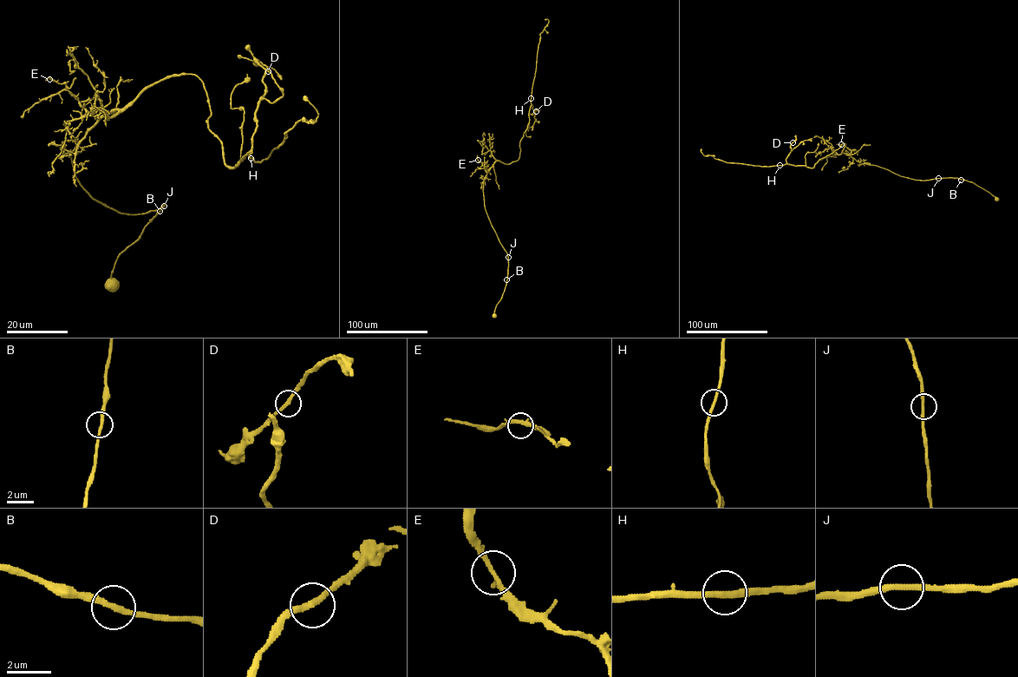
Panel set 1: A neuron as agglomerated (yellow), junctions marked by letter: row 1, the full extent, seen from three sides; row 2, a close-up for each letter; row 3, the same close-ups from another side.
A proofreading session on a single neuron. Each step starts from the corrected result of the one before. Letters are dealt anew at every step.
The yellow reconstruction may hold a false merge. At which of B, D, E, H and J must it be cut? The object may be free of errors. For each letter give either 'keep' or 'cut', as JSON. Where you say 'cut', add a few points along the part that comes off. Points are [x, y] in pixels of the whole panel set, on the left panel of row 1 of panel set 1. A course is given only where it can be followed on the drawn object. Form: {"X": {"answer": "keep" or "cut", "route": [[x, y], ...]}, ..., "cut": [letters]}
{"B": {"answer": "keep"}, "D": {"answer": "keep"}, "E": {"answer": "keep"}, "H": {"answer": "keep"}, "J": {"answer": "keep"}, "cut": []}

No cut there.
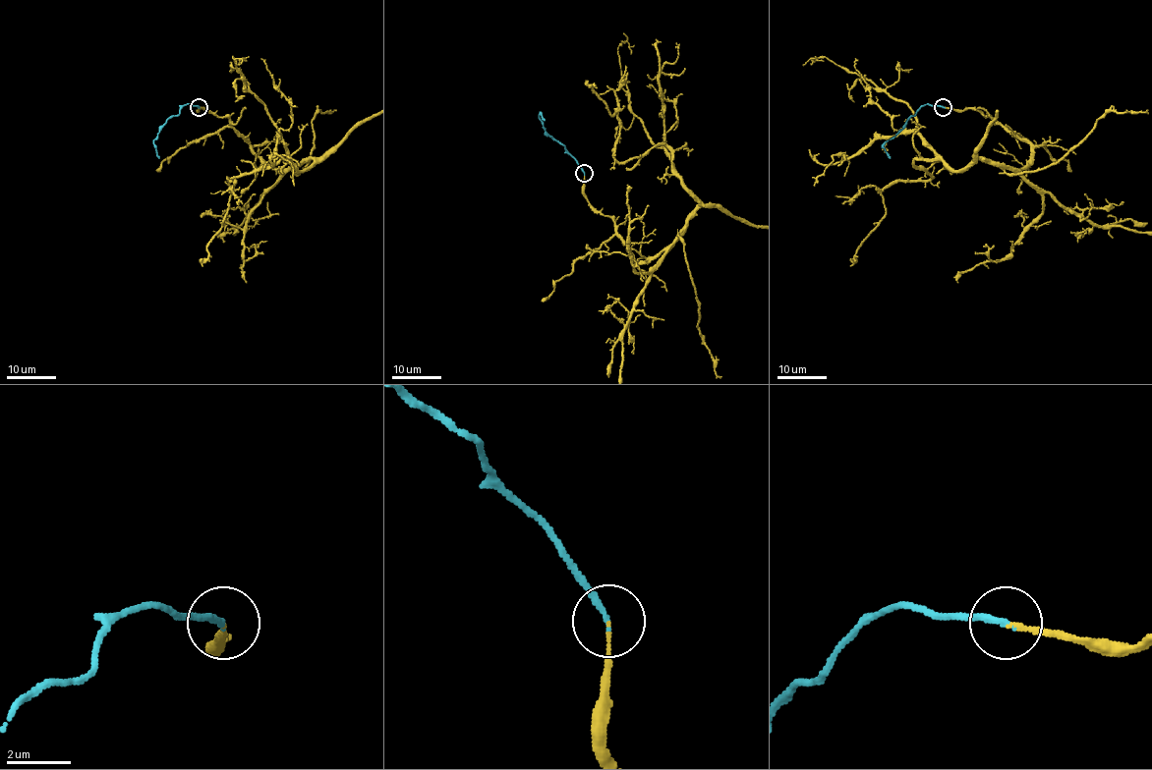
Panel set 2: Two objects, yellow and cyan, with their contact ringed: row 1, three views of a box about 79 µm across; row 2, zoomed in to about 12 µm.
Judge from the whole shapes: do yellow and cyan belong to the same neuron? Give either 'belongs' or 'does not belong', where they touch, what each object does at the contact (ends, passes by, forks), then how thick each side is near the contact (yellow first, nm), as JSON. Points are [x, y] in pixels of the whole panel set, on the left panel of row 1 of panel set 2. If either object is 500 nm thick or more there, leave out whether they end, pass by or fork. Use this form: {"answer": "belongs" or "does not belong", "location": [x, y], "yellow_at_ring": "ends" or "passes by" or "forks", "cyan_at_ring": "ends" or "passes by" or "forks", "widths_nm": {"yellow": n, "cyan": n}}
{"answer": "belongs", "location": [199, 107], "yellow_at_ring": "ends", "cyan_at_ring": "ends", "widths_nm": {"yellow": 130, "cyan": 200}}

